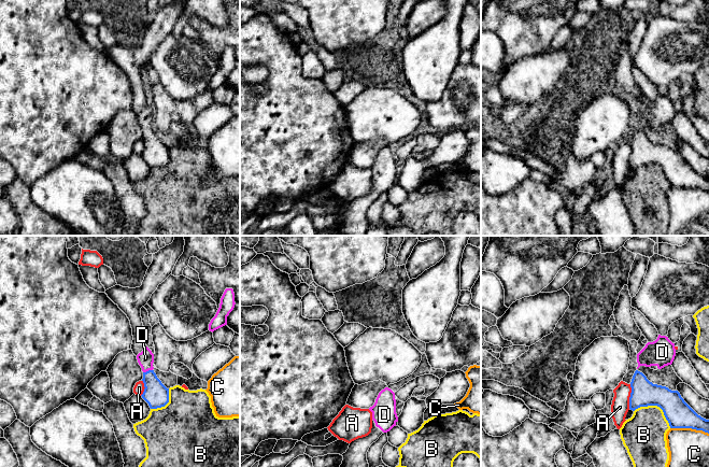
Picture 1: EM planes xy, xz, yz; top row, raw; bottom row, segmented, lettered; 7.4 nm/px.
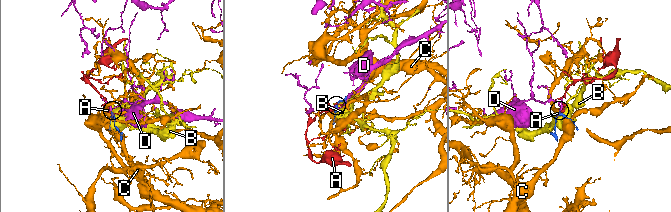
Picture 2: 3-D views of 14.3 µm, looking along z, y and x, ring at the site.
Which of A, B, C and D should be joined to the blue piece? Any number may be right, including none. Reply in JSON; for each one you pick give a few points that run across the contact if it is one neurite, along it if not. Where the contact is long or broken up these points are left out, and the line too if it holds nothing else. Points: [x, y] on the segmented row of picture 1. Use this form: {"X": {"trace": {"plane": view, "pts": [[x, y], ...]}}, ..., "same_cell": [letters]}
{"D": {"trace": {"plane": "xy", "pts": [[155, 394], [149, 370], [145, 358]]}}, "same_cell": ["D"]}

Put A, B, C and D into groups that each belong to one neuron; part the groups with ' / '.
A / B / C / D

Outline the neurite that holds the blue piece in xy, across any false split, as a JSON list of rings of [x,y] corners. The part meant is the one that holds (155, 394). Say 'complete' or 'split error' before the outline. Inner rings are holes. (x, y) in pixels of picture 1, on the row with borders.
split error; [[[146,346],[137,355],[139,365],[143,371],[144,392],[142,398],[151,409],[165,407],[169,402],[169,388],[167,388],[154,372],[154,354]]]

